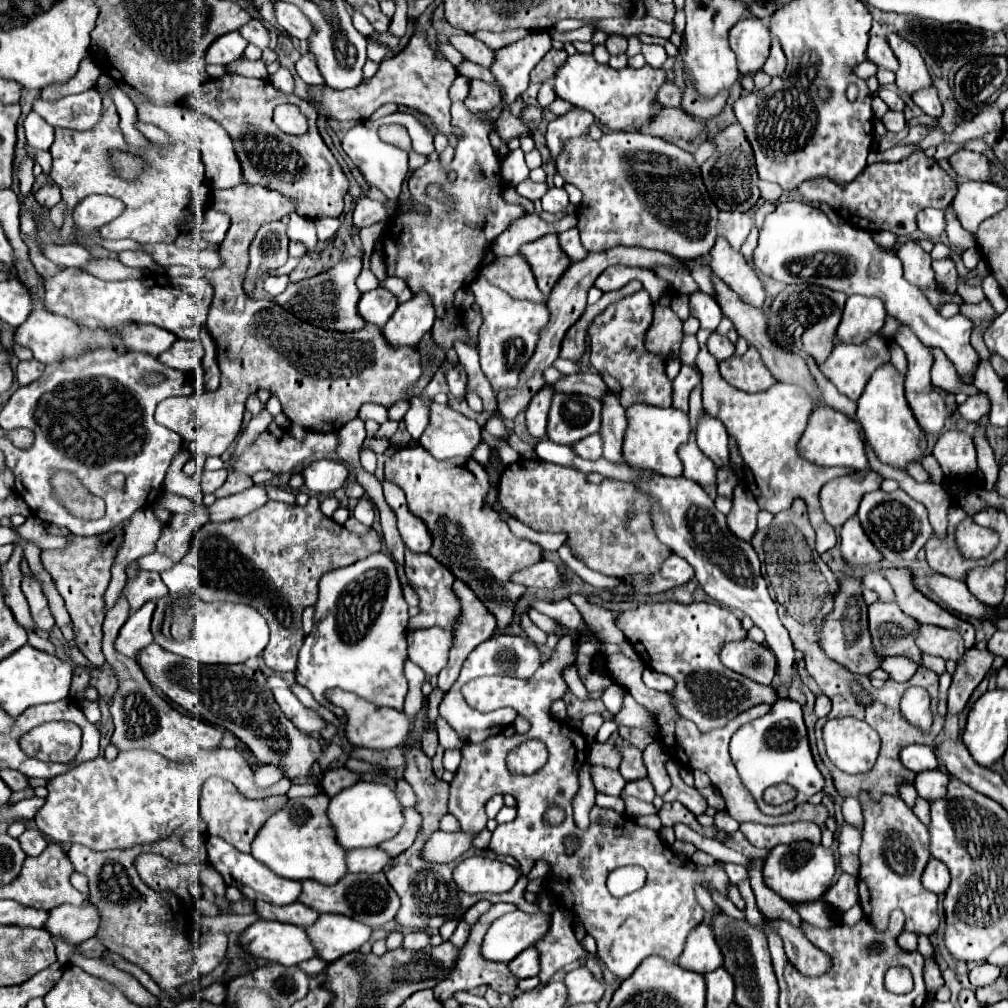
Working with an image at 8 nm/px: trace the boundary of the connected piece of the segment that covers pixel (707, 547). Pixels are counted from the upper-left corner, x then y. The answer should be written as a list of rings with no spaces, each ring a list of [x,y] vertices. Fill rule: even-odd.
[[[656,476],[636,486],[656,498],[656,506],[652,510],[652,522],[660,542],[670,546],[674,554],[682,556],[694,566],[696,580],[702,584],[704,592],[724,606],[742,610],[752,618],[752,622],[760,630],[764,630],[766,644],[776,654],[780,676],[784,680],[784,686],[788,688],[794,668],[794,646],[788,636],[788,630],[782,626],[776,614],[776,604],[768,594],[768,586],[760,574],[760,560],[752,544],[736,538],[728,530],[726,516],[714,508],[714,500],[702,490],[700,484],[684,476],[678,478]]]

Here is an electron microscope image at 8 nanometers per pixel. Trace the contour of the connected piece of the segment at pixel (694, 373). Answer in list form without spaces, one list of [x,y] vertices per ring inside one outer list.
[[[682,366],[680,374],[674,380],[674,402],[672,402],[672,406],[688,414],[688,396],[696,384],[700,384],[700,372],[694,366]]]

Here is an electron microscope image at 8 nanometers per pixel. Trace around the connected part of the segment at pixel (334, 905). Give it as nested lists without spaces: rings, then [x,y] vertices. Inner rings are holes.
[[[378,872],[378,874],[346,874],[334,886],[324,886],[314,880],[304,880],[298,900],[304,906],[318,910],[320,914],[326,914],[326,912],[344,914],[344,916],[354,918],[372,928],[378,928],[378,926],[386,924],[388,920],[392,920],[400,908],[400,898],[394,892],[394,888],[388,884],[388,880],[382,872]]]

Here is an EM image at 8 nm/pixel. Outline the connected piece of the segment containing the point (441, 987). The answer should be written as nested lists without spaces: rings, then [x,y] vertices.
[[[492,904],[490,910],[484,912],[484,914],[478,918],[478,922],[476,922],[476,924],[472,926],[472,930],[470,930],[468,940],[464,946],[460,948],[458,960],[456,960],[454,966],[452,966],[452,974],[450,974],[446,980],[442,980],[438,986],[434,986],[434,994],[436,994],[436,998],[440,998],[440,1002],[444,1002],[446,998],[450,998],[450,996],[452,996],[454,992],[458,992],[458,990],[472,990],[472,988],[476,988],[476,986],[480,986],[480,984],[488,984],[490,988],[494,988],[494,990],[500,992],[500,994],[510,994],[516,990],[518,978],[512,978],[512,974],[506,974],[506,976],[504,976],[504,974],[498,972],[498,968],[506,968],[506,964],[488,962],[488,960],[480,958],[480,948],[482,940],[484,939],[484,930],[488,930],[488,926],[490,926],[496,918],[500,918],[502,914],[506,914],[506,912],[510,912],[510,910],[516,910],[516,906],[514,906],[514,904]]]

